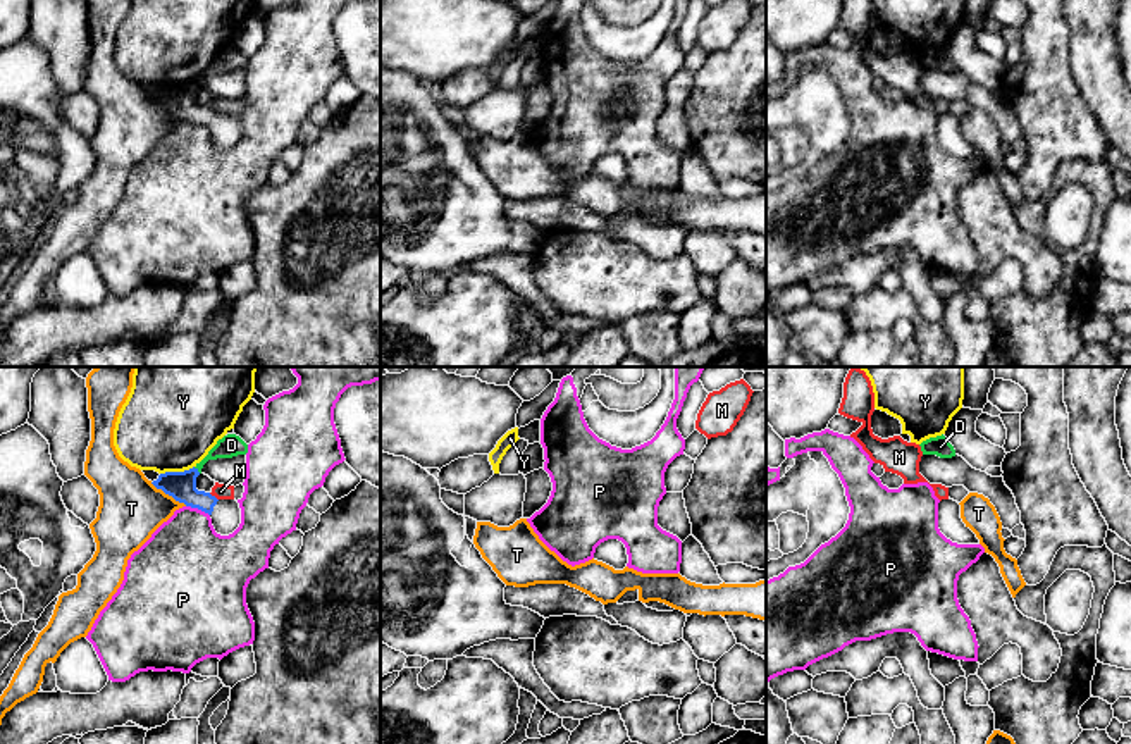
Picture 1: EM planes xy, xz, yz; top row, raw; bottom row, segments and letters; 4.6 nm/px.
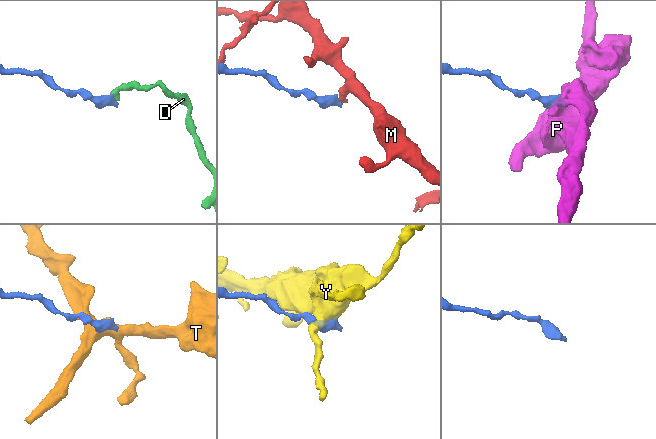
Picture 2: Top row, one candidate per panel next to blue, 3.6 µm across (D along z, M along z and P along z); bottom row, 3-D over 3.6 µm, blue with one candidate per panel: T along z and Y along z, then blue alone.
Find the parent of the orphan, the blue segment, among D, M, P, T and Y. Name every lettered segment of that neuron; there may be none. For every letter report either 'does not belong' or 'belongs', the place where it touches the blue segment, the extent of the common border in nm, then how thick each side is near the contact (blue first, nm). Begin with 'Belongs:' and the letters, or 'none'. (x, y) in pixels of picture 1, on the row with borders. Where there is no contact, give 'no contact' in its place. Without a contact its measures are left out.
Belongs: none
D: does not belong; meets blue in xy at (197, 469); contact 50 nm long; 140 nm thick on the blue side, 110 nm on the other
M: does not belong; meets blue in xy at (214, 496); contact 60 nm long; 140 nm thick on the blue side, 70 nm on the other
P: does not belong; meets blue in xy at (198, 508); contact 120 nm long; 140 nm thick on the blue side, 400 nm on the other
T: does not belong; meets blue in xy at (169, 495); contact 200 nm long; 140 nm thick on the blue side, 300 nm on the other
Y: does not belong; meets blue in xy at (176, 472); contact 170 nm long; 140 nm thick on the blue side, 460 nm on the other

